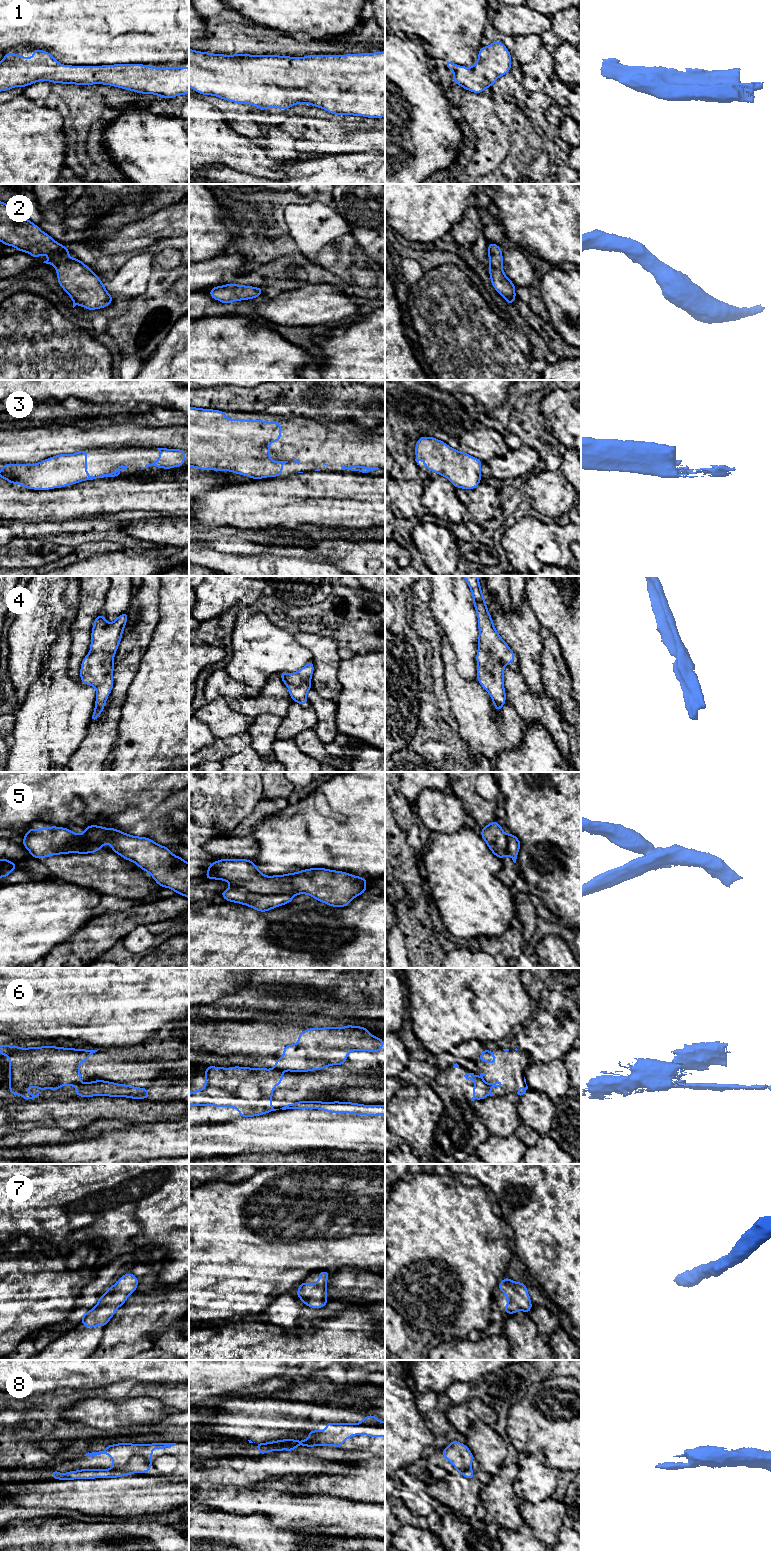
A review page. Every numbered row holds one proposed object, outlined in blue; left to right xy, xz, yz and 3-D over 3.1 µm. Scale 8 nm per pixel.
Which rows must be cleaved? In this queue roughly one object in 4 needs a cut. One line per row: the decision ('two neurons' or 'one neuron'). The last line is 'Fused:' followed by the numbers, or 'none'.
1: one neuron
2: one neuron
3: one neuron
4: one neuron
5: two neurons
6: two neurons
7: one neuron
8: two neurons
Fused: 5, 6, 8

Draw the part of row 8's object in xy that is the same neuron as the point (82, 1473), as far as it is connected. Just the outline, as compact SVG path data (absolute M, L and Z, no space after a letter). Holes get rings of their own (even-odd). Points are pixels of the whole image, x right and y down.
M55 1469L51 1470L51 1479L56 1480L75 1480L75 1479L96 1479L96 1478L119 1478L129 1475L124 1471L117 1469L80 1469L59 1473Z

